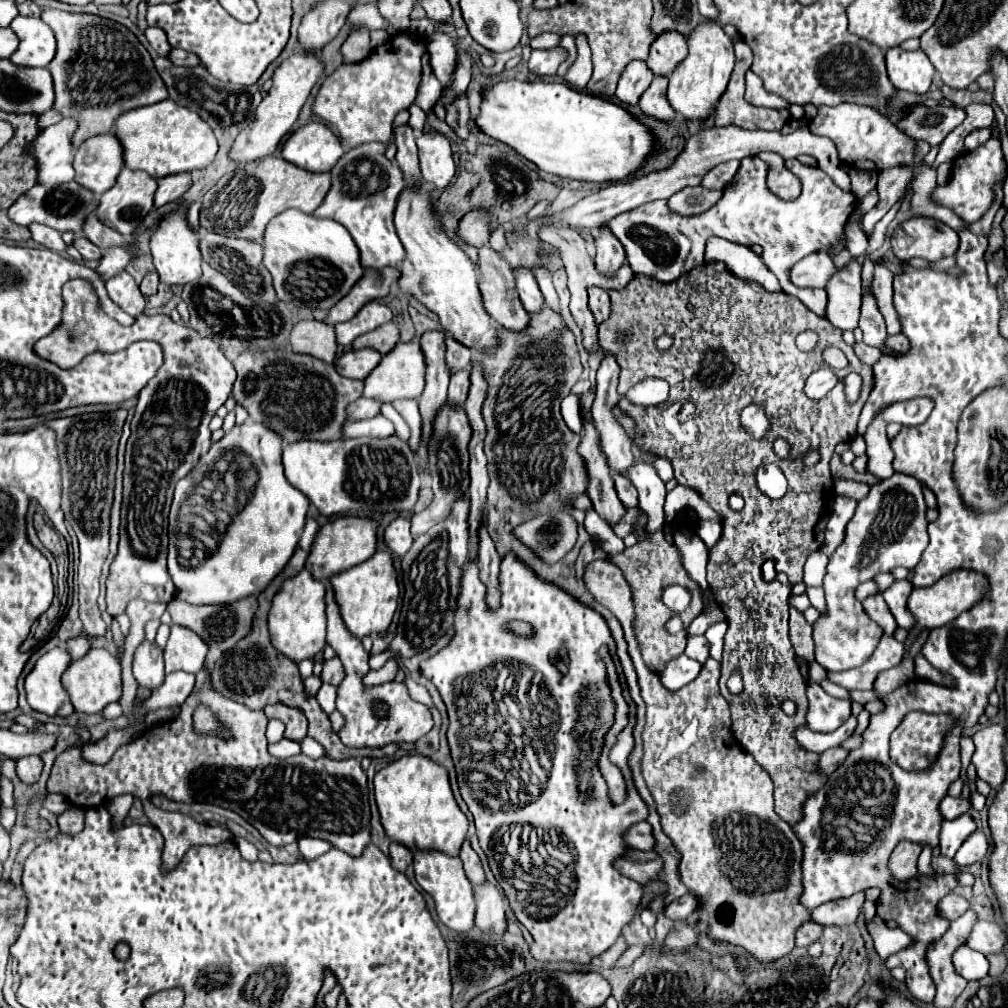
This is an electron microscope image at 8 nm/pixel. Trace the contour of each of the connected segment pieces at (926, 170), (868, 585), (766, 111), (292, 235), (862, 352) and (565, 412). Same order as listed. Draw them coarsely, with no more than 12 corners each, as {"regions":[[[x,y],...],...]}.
{"regions":[[[916,142],[912,216],[936,218],[952,230],[964,220],[934,202],[936,170],[924,162],[928,142]],[[874,580],[862,582],[856,588],[856,598],[880,594]],[[734,42],[736,66],[716,104],[714,124],[782,130],[788,108],[756,108],[744,100],[752,50]],[[286,210],[264,266],[280,300],[330,310],[364,274],[336,220]],[[854,344],[854,352],[864,364],[874,366],[882,356],[880,350],[864,344]],[[580,396],[562,400],[562,418],[572,432],[582,432]]]}

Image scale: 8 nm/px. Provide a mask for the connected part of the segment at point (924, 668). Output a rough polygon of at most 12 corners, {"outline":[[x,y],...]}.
{"outline":[[922,654],[914,658],[916,676],[936,682],[954,684],[940,674]]}

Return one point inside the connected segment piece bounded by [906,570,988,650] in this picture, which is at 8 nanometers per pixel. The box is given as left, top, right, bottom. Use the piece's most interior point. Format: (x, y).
(936, 605)

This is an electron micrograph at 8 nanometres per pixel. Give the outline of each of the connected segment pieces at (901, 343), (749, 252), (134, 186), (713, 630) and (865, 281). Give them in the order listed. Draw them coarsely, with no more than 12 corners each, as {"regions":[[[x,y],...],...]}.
{"regions":[[[904,334],[888,336],[886,346],[896,352],[908,350],[908,338]],[[712,236],[705,260],[778,292],[772,270],[750,246]],[[122,168],[100,196],[100,222],[124,236],[152,210],[156,180]],[[726,622],[712,624],[706,630],[710,656],[722,660]],[[866,258],[862,267],[862,295],[874,276],[874,265]]]}

